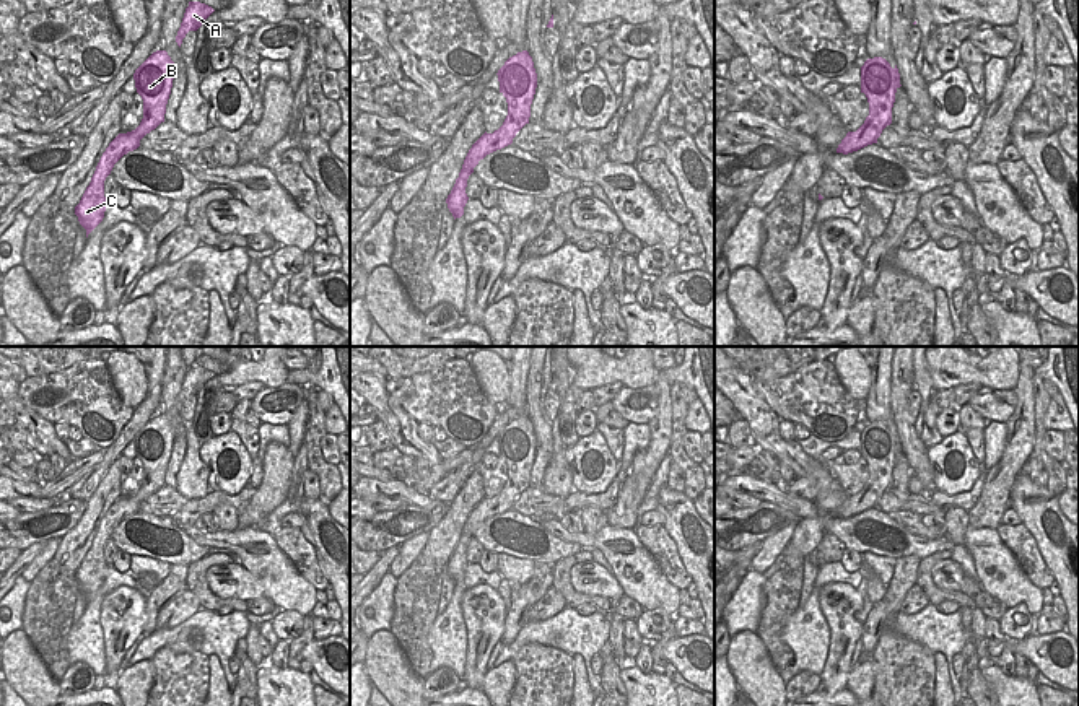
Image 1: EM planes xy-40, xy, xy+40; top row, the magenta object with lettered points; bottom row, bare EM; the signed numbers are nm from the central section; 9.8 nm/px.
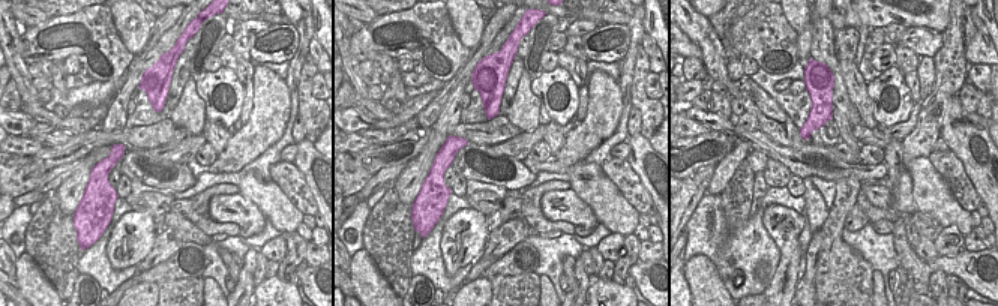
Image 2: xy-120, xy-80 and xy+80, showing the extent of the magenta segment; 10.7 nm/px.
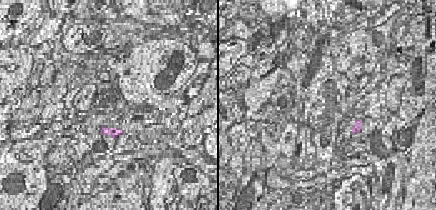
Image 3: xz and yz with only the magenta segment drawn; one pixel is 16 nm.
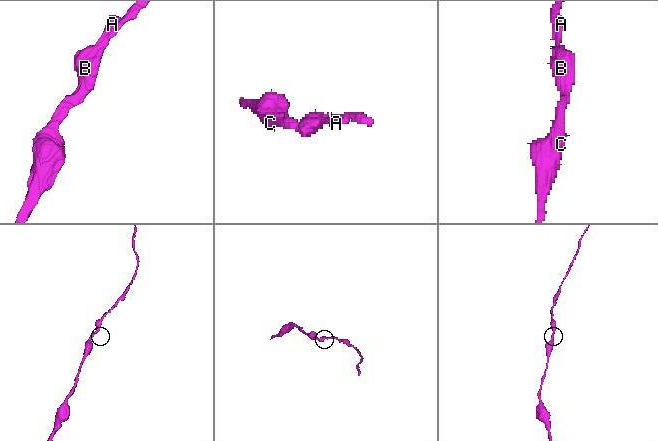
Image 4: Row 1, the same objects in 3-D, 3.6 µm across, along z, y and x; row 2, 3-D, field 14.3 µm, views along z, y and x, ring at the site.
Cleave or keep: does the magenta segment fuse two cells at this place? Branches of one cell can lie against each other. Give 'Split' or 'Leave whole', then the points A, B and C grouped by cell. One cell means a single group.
Leave whole. Groups: A B C.

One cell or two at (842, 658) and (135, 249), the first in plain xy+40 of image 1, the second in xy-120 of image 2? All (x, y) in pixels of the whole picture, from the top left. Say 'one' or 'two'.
one

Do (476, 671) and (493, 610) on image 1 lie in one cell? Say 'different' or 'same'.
same

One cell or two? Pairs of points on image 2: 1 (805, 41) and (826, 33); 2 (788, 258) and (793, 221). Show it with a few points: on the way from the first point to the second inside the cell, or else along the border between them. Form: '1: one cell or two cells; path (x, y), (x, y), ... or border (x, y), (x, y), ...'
1: two cells; border (811, 21), (809, 57)
2: one cell; path (788, 248), (788, 228)

